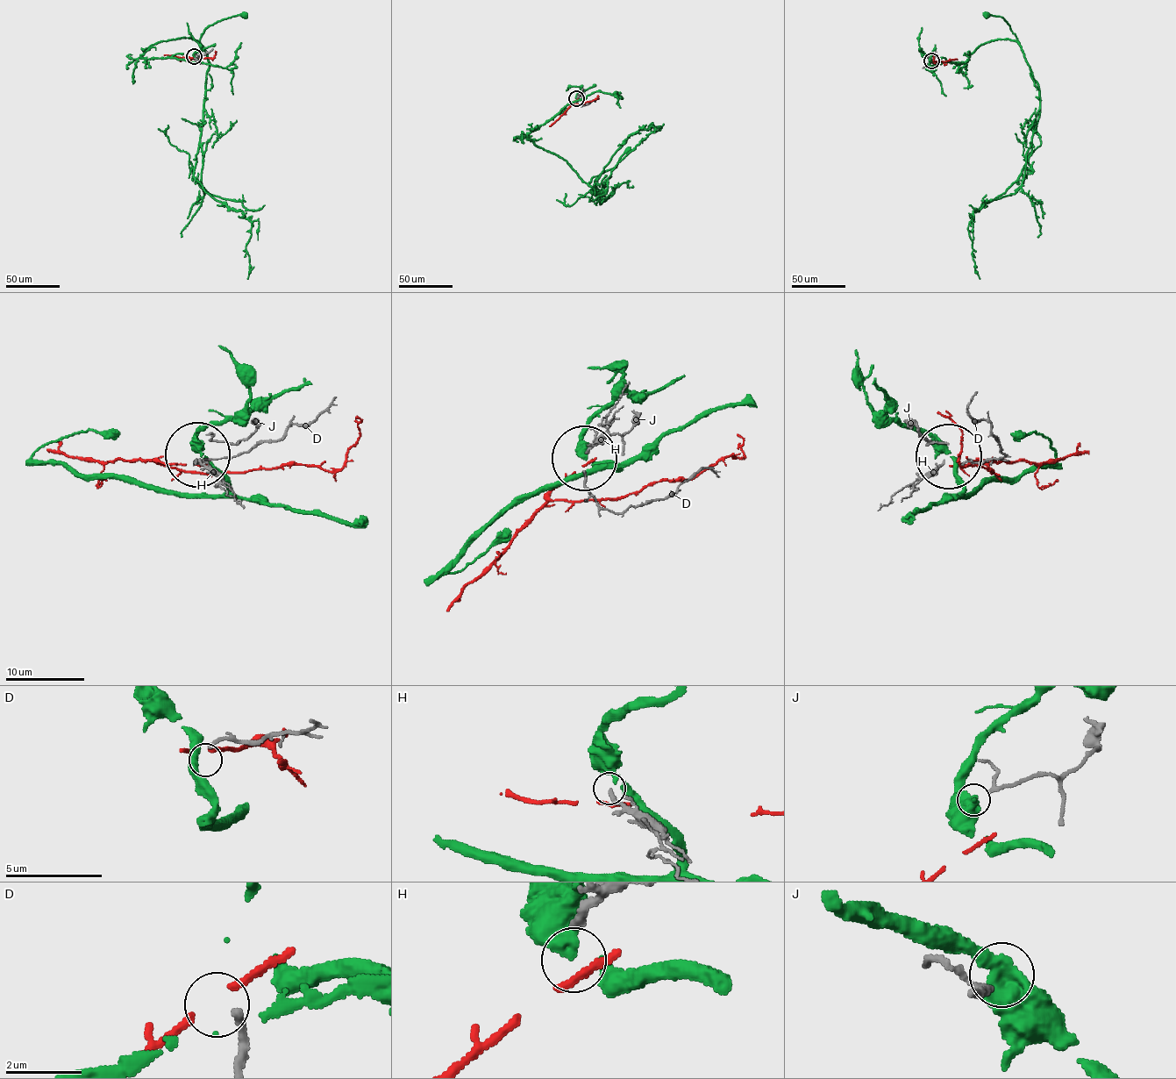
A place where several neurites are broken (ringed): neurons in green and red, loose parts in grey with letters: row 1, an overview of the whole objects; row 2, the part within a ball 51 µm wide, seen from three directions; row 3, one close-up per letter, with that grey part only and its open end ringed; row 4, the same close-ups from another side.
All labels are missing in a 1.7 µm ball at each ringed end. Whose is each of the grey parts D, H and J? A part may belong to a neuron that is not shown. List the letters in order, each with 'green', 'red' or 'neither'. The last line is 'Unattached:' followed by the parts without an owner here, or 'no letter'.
D: neither
H: neither
J: neither
Unattached: D, H, J

